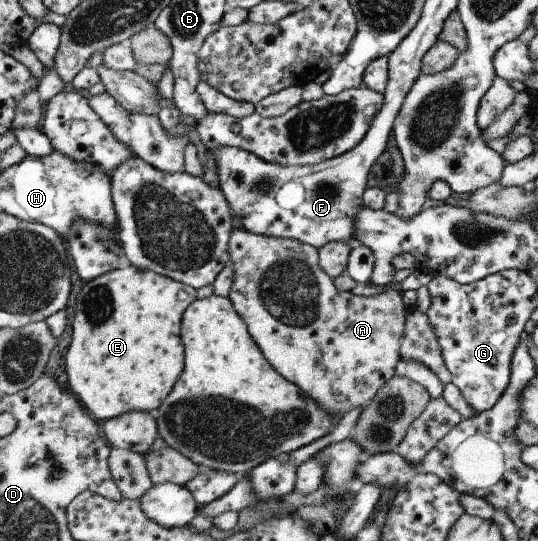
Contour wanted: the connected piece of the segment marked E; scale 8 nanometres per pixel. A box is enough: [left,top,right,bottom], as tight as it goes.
[65,264,197,422]

